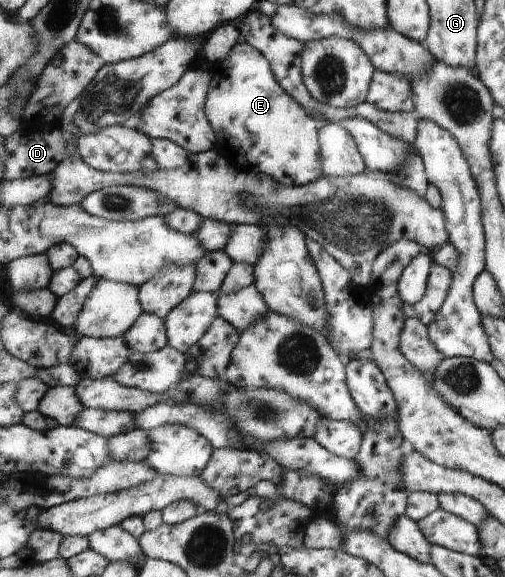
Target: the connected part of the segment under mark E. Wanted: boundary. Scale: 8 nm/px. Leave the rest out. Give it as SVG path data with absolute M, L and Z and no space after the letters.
M244 41L238 42L229 51L227 59L218 64L215 72L217 75L213 76L213 85L208 89L209 107L205 107L205 111L209 111L209 120L216 133L217 145L214 148L220 155L237 169L257 169L287 186L305 186L323 177L319 123L285 91L269 61L255 47Z

